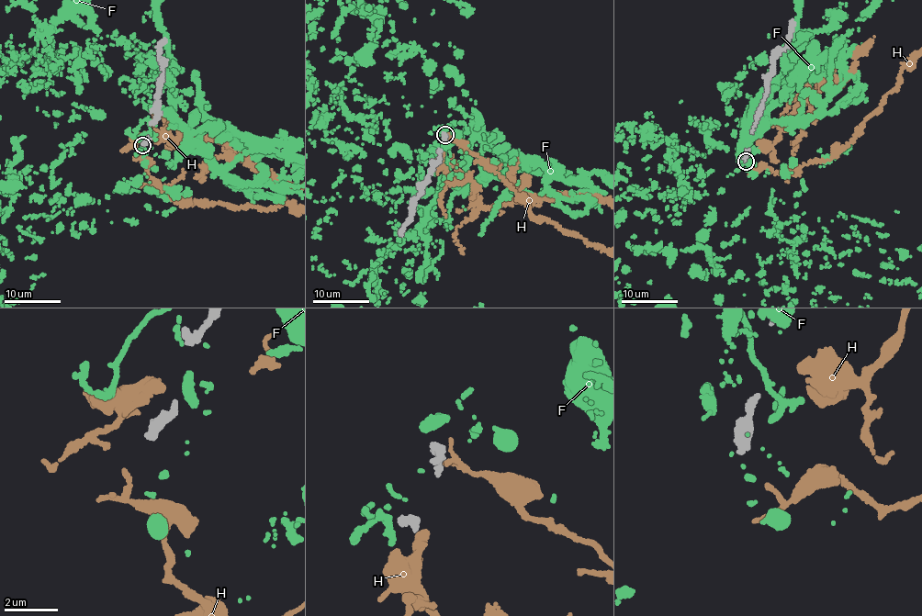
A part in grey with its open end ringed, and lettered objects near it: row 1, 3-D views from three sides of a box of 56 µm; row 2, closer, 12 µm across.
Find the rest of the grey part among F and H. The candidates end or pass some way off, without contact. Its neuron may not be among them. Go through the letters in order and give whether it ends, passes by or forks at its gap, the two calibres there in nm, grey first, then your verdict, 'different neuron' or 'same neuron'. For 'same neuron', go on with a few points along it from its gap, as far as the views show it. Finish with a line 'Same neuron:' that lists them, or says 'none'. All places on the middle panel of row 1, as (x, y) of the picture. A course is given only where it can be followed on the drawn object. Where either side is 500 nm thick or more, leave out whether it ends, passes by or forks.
F: it ends | 320/160 nm | different neuron
H: it ends | 320/170 nm | different neuron
Same neuron: none

